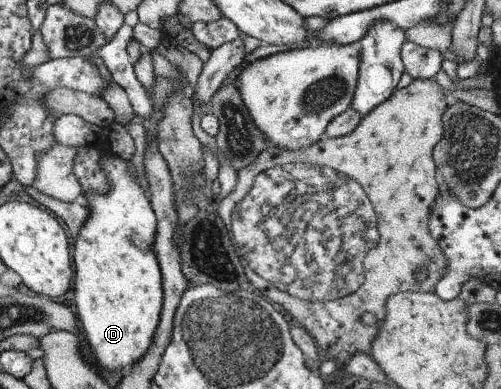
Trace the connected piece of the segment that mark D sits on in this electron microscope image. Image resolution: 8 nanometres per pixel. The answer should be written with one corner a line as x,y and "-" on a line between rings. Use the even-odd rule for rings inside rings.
111,151
105,152
101,157
101,169
105,171
111,183
111,191
105,195
95,191
82,193
81,201
87,206
89,217
85,217
85,223
81,225
81,229
77,231
79,235
75,237
75,279
72,288
75,293
76,315
89,341
89,347
101,369
109,369
113,373
122,371
127,365
131,367
131,363
137,363
147,353
147,347
151,347
151,337
155,335
155,329
159,325
164,293
159,261
150,244
157,231
157,219
151,202
138,181
129,175
128,161
-
131,237
139,237
148,245
141,249

